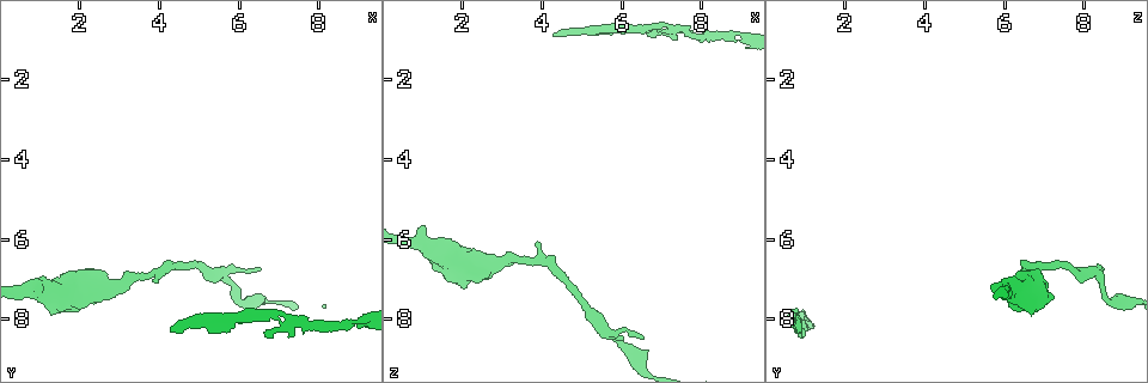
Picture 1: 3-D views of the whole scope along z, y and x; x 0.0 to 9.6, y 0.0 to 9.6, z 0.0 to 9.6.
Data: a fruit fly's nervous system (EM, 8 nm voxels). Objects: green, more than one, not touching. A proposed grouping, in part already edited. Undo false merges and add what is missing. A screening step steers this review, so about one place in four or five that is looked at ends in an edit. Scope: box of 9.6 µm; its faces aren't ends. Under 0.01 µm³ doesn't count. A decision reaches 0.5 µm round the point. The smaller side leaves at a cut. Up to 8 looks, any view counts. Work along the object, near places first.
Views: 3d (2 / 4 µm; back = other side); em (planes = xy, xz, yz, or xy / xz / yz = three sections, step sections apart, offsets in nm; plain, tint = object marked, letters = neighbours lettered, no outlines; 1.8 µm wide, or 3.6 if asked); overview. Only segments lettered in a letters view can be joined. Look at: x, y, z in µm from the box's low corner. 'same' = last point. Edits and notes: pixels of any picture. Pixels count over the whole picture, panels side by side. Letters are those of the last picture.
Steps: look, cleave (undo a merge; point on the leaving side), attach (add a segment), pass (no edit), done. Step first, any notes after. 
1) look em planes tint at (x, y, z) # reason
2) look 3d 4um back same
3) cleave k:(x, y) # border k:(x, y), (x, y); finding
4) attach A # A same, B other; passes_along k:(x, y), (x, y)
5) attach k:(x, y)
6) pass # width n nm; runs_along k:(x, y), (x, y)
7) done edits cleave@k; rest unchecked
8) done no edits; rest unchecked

look em planes tint at (4.30, 8.30, 0.85) # branch stops here

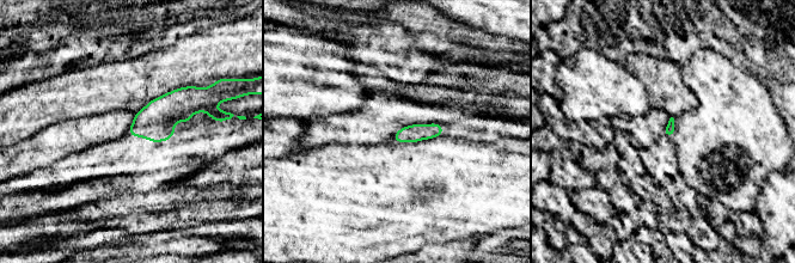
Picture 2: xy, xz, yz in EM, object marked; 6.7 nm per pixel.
look em planes letters same # what lies round it

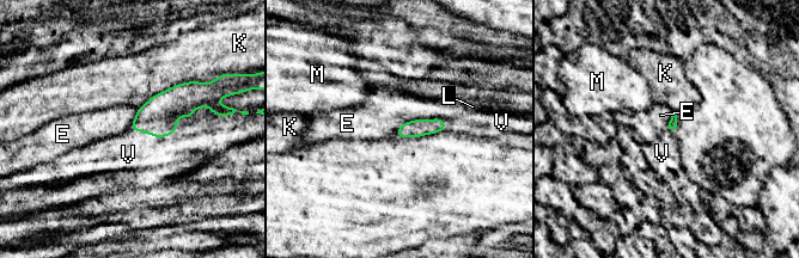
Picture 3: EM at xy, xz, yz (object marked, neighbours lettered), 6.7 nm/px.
attach V # E other, K other, L other, M other, V same; it goes on there

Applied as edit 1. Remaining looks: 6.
look overview

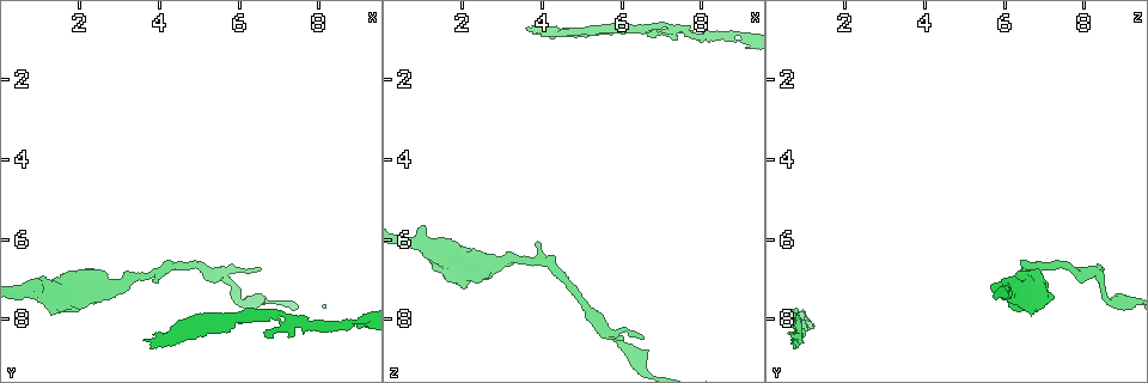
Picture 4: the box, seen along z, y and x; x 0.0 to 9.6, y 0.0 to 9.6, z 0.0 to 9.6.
look 3d 2um at (5.55, 6.80, 8.30) # sharp bend

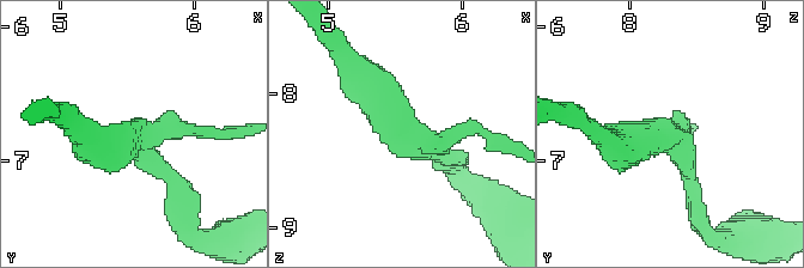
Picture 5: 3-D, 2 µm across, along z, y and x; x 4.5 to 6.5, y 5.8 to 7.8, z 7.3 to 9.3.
look em planes plain at (5.60, 6.82, 8.34)

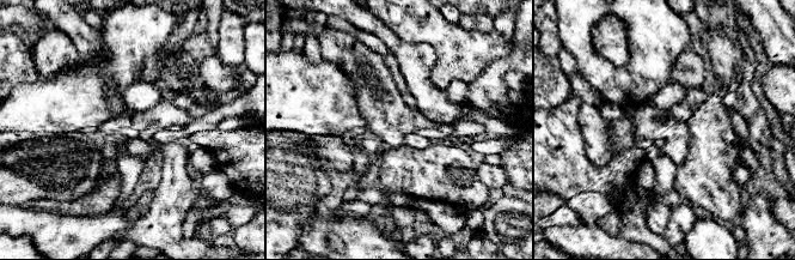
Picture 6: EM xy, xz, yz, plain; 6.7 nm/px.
look em planes letters same # see the neighbours

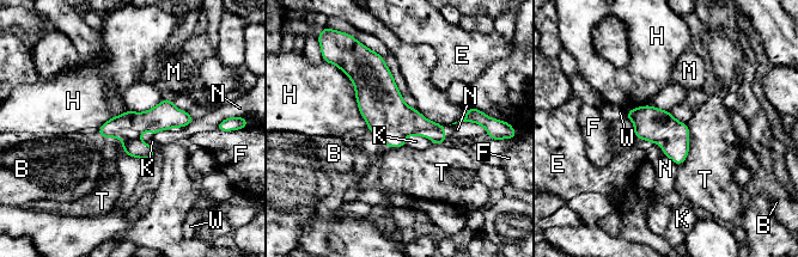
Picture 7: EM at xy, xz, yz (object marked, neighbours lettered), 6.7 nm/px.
pass # longest_contact H 460 nm; B other, E other, F other, H other, K other, M other, N other, T other, W other; one neuron here

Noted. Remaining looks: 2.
done edits attach@3; rest unchecked

